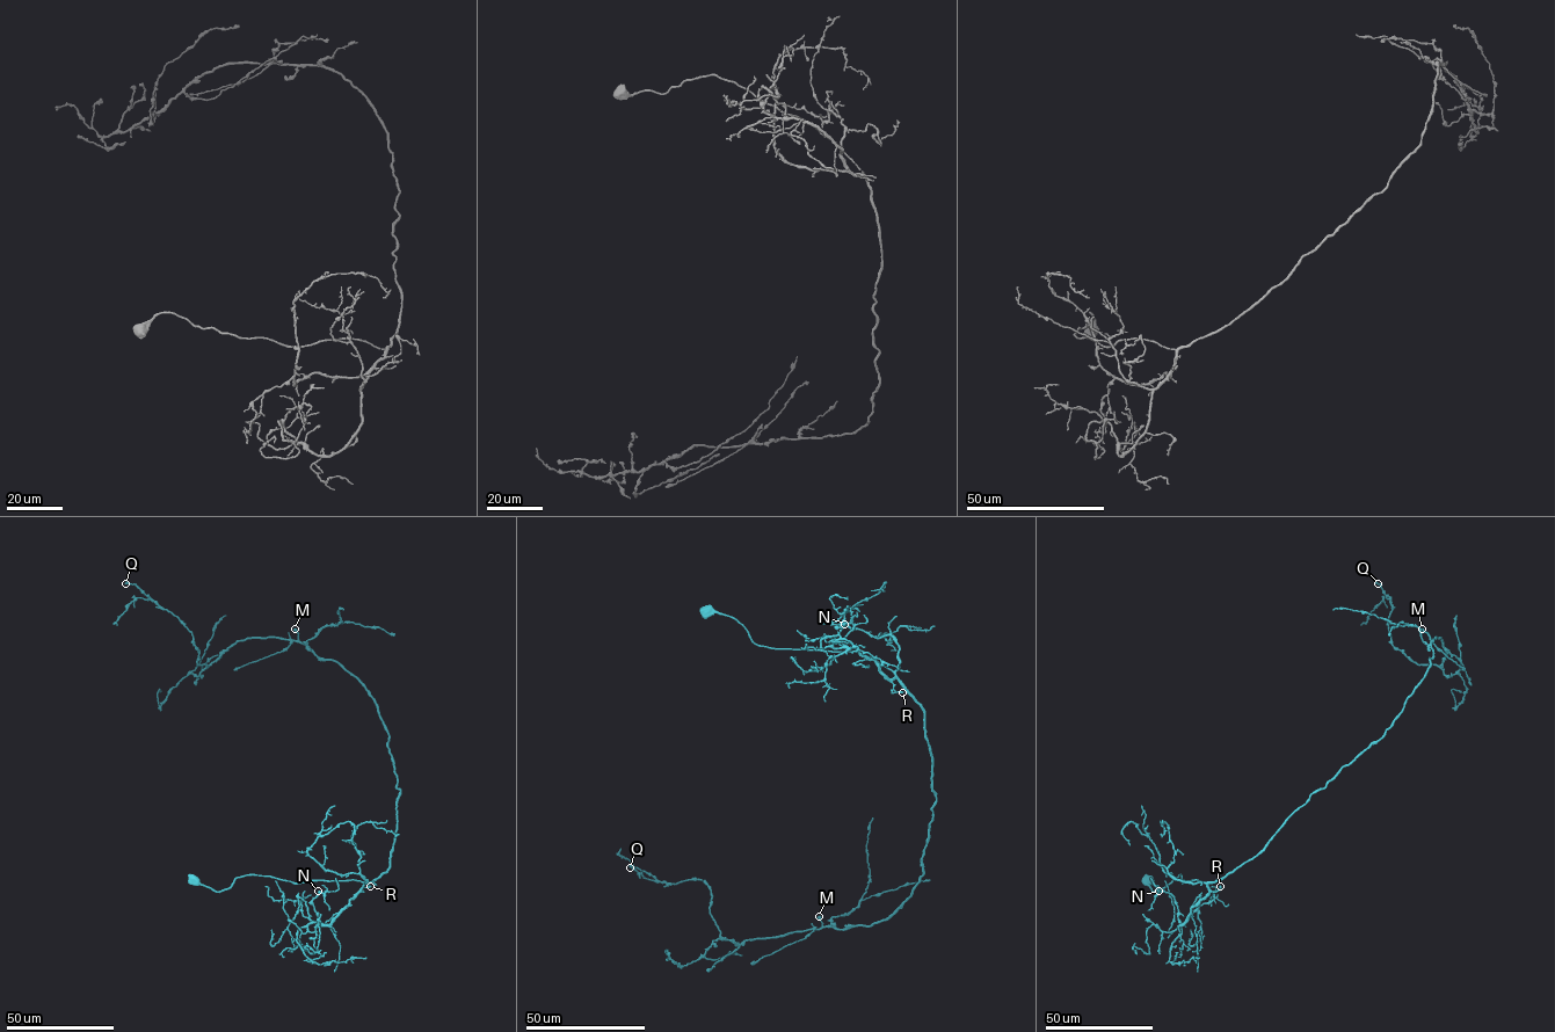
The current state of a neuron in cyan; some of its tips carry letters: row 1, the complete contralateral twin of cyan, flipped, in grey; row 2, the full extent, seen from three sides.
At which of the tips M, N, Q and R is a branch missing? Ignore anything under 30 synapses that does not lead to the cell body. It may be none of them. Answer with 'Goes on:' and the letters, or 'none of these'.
Goes on: M

